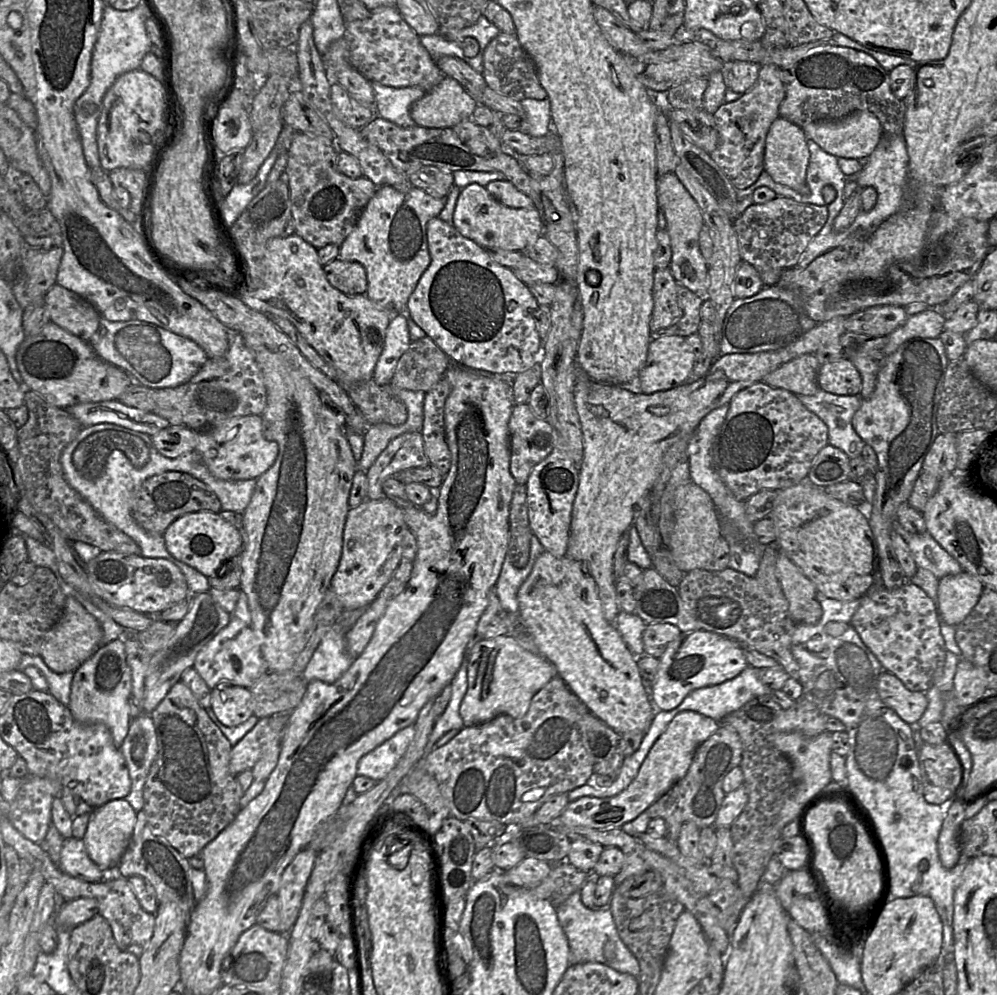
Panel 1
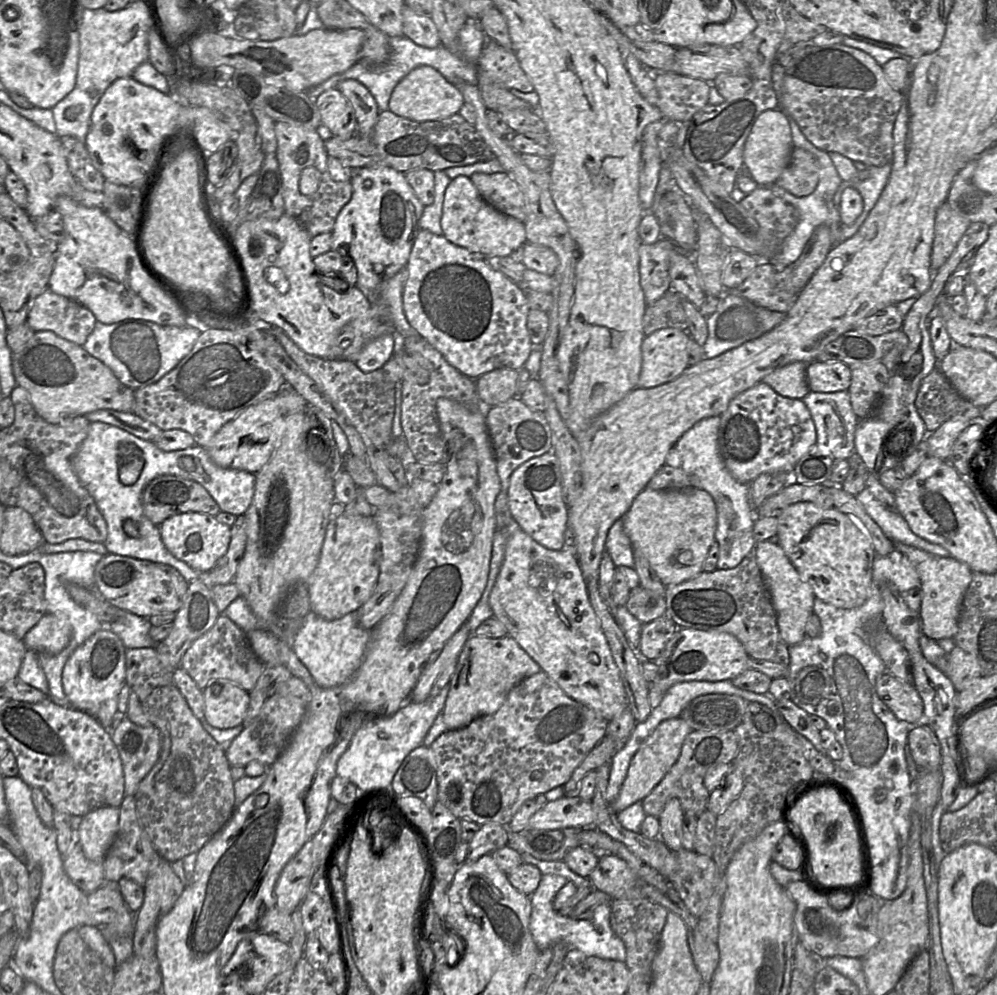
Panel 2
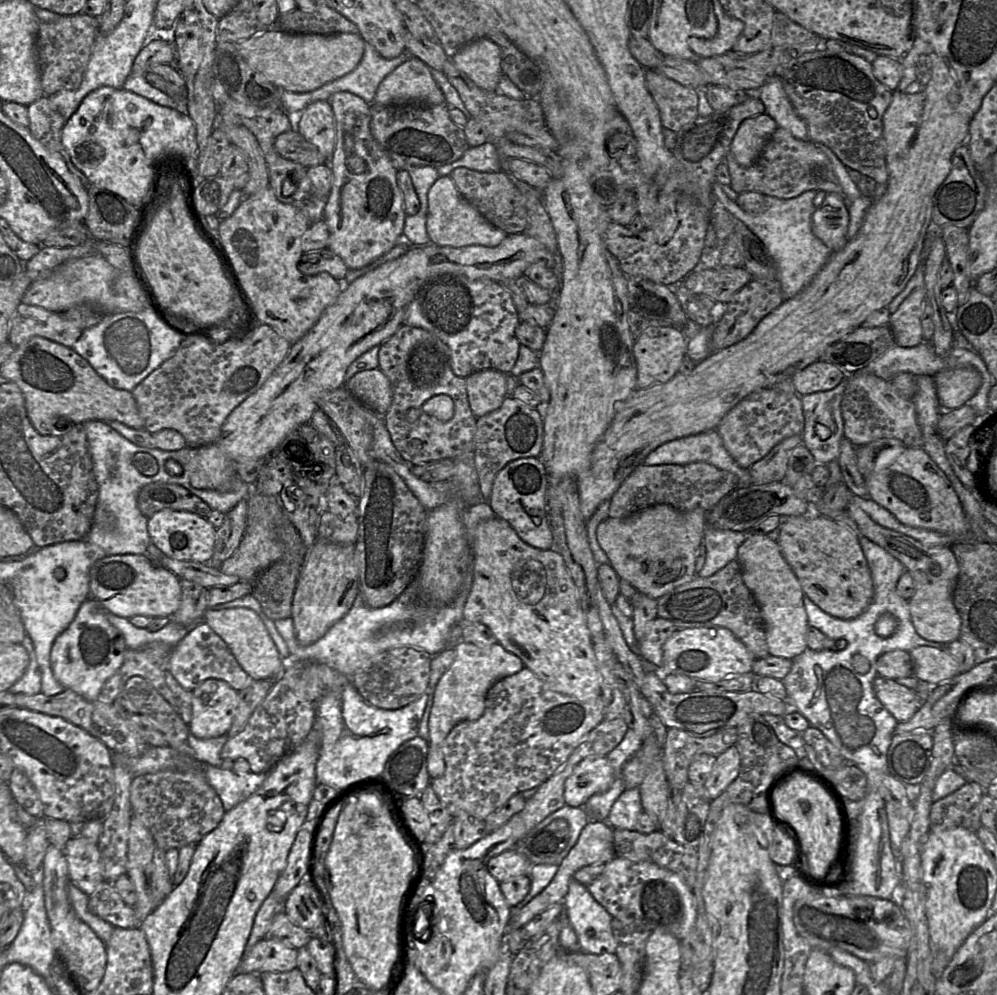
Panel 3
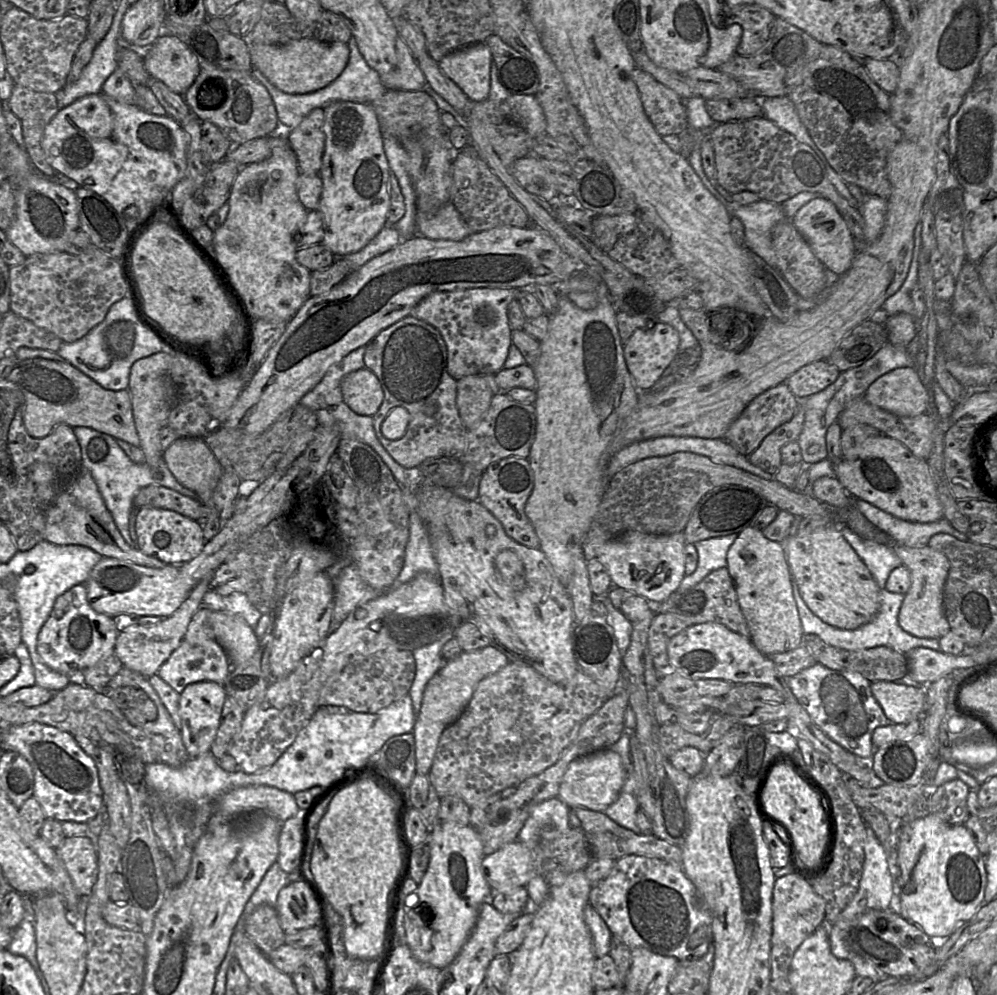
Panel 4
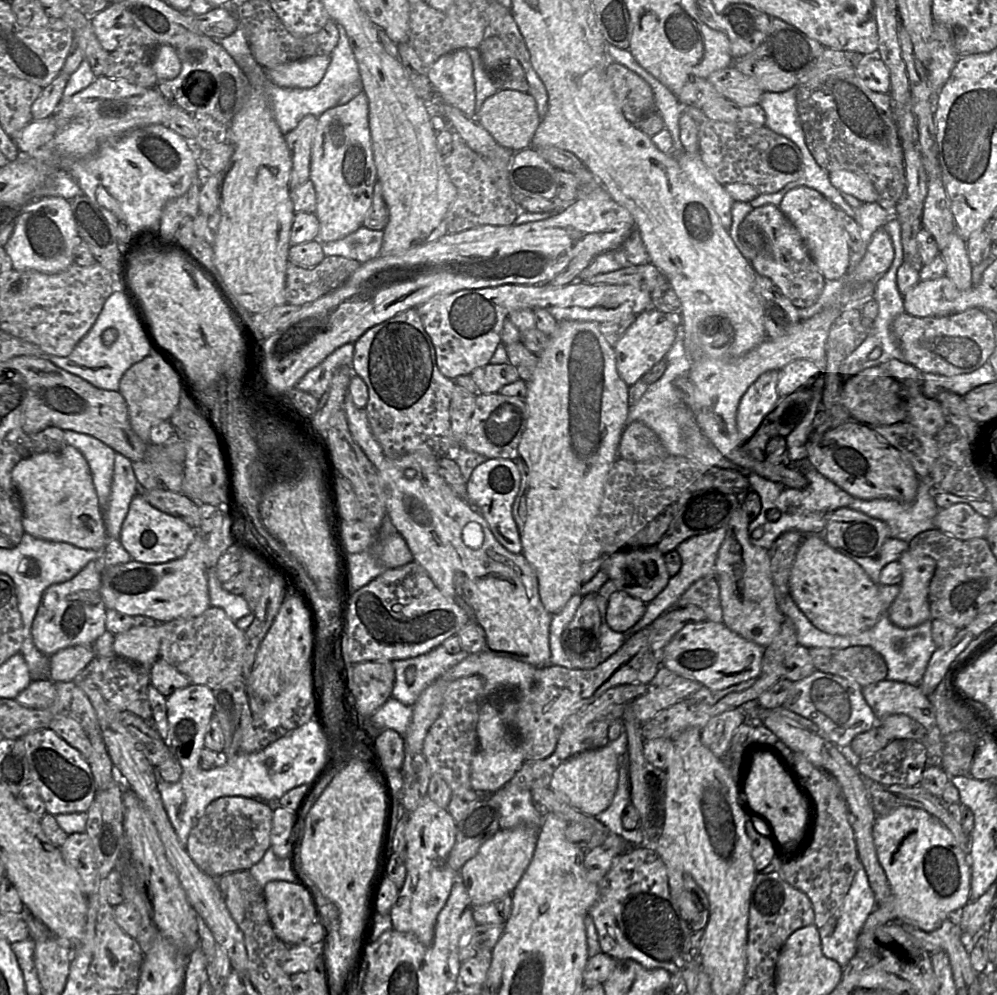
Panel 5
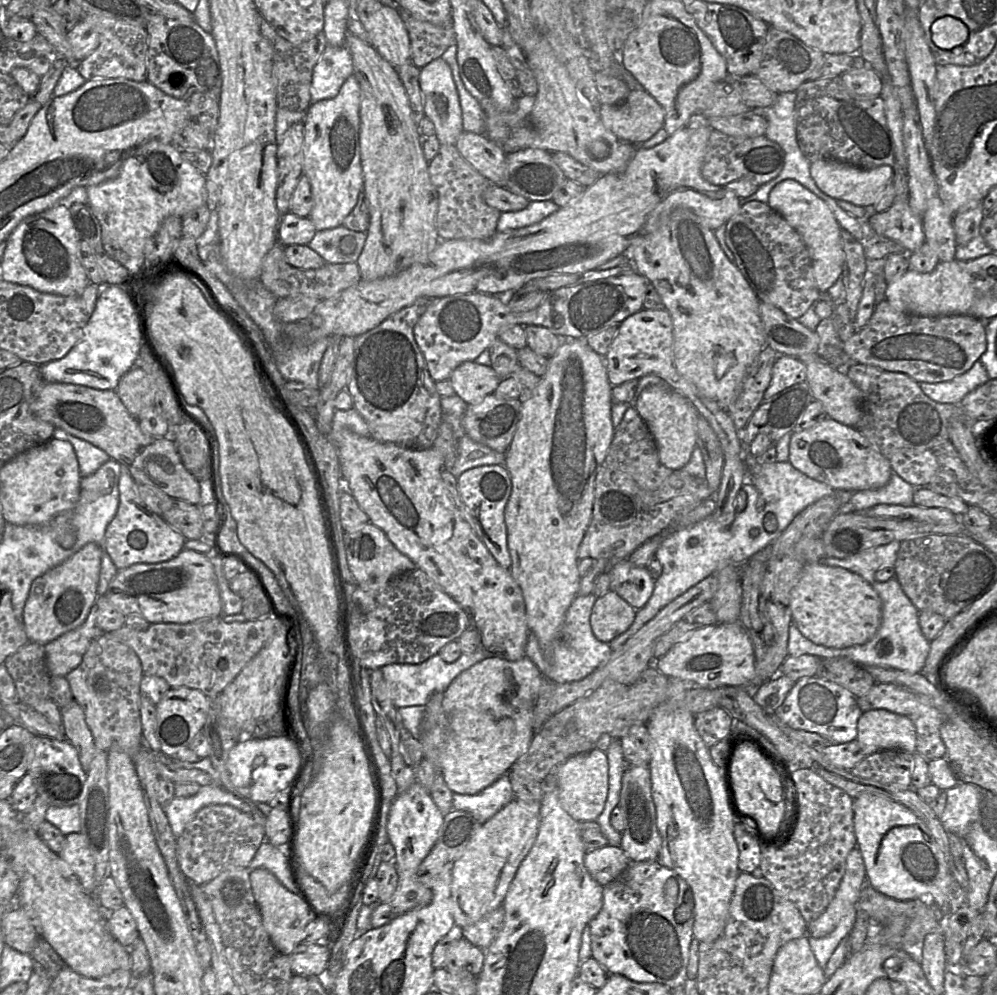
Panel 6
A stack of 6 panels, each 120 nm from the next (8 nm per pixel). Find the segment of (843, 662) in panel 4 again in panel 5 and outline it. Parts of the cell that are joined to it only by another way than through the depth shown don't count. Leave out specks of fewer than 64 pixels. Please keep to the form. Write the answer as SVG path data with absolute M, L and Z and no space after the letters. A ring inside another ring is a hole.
M869 646L808 649L816 670L853 680L862 688L887 677L888 669L883 657Z

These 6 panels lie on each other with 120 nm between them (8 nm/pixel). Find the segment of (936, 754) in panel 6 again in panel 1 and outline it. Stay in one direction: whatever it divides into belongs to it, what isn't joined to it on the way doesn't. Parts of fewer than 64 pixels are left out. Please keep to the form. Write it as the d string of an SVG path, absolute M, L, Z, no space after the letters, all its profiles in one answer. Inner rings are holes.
M887 671L880 673L877 691L881 701L907 724L917 722L928 705L924 692L910 691L899 678Z

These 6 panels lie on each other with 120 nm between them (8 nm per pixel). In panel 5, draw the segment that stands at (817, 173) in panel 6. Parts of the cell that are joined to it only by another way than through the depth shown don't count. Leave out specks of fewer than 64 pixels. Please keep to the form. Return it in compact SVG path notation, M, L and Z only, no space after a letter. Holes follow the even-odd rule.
M848 170L831 171L829 179L841 193L850 194L866 203L877 201L878 195L873 183L857 173Z

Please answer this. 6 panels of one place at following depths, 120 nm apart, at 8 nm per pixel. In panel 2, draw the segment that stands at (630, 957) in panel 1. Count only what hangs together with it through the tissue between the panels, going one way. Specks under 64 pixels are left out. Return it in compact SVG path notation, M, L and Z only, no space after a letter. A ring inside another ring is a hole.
M542 874L537 889L530 895L530 931L539 950L555 943L565 943L569 950L576 949L590 956L625 962L625 945L610 925L610 904L603 903L596 906L591 919L570 918L554 909L553 899L567 882L567 879L558 875Z

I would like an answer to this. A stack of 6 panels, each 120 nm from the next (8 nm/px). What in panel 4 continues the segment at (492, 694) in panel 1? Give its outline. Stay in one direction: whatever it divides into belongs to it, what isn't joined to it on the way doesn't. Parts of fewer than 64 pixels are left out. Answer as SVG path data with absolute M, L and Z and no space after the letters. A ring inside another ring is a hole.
M493 645L461 652L449 660L427 683L412 734L415 739L416 771L428 775L443 731L462 715L477 684L510 663L508 657Z

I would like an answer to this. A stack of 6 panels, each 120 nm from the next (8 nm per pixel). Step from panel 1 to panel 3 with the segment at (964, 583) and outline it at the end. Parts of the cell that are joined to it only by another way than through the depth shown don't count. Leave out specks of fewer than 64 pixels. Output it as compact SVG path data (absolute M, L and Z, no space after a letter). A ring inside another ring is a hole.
M853 497L846 511L857 524L862 536L878 544L899 560L913 577L915 594L908 603L911 621L918 635L925 640L942 644L957 640L960 636L961 619L953 603L953 593L959 566L950 547L926 546L909 536L877 524L853 502Z

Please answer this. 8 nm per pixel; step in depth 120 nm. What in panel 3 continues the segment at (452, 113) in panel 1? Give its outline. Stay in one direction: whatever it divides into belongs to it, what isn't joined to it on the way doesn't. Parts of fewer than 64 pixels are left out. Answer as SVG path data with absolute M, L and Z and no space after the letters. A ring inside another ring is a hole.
M412 56L381 81L374 102L381 105L439 105L445 104L445 97L436 84L431 69Z

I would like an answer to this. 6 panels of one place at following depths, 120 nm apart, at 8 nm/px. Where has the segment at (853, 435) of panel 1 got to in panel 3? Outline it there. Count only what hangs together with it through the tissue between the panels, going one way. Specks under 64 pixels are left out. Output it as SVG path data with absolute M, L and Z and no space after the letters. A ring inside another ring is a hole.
M849 376L832 390L814 392L801 396L805 419L805 426L801 435L802 443L812 453L819 464L827 464L835 461L839 456L840 442L844 438L844 421L841 402L848 378Z

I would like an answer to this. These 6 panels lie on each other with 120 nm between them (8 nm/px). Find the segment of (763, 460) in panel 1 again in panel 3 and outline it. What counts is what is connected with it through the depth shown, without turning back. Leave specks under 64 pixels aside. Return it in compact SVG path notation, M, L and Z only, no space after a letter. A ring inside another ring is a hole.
M775 388L757 390L733 407L717 426L724 446L735 462L742 468L752 465L765 457L777 444L794 435L802 435L805 426L801 396L786 393Z

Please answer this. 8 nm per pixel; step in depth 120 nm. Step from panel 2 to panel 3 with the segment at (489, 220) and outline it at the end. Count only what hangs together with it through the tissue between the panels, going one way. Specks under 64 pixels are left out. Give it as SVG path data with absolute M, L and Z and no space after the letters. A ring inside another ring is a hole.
M440 176L427 194L426 231L431 243L440 246L498 246L508 235L491 225L480 212L462 198L450 176Z

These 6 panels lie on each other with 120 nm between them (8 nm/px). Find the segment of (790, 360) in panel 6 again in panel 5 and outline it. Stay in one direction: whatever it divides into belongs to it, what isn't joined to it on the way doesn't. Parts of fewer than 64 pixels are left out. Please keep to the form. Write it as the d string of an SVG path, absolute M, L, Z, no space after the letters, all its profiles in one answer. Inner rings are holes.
M794 360L779 371L777 391L780 397L784 397L799 389L811 387L821 373L821 368L811 360Z

